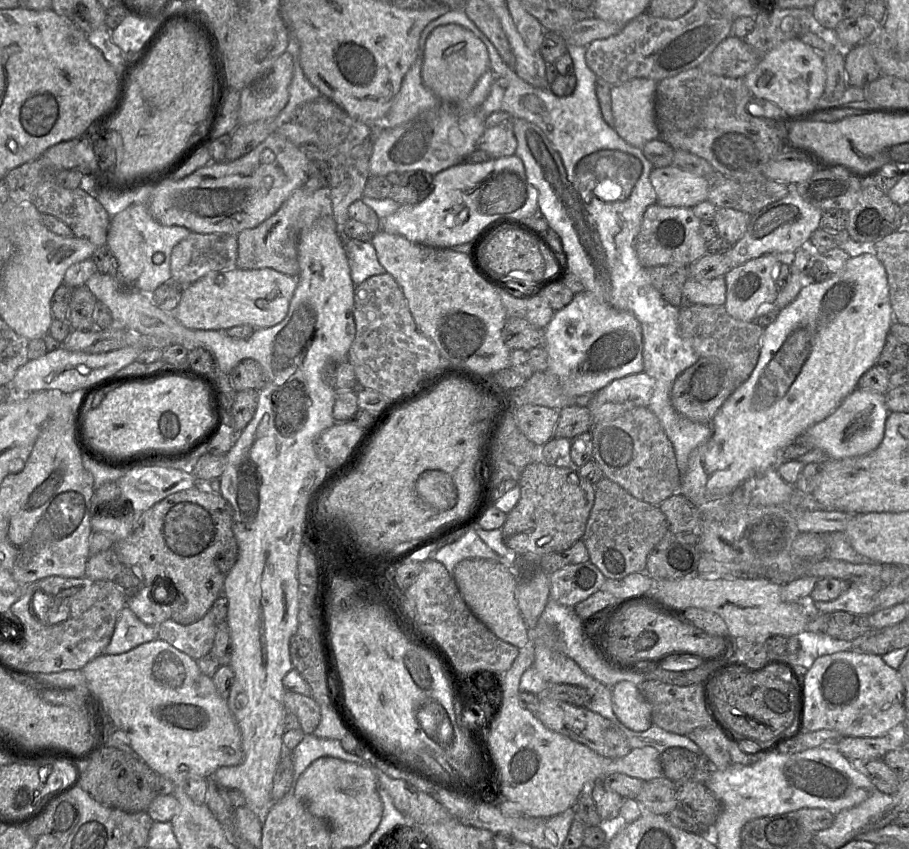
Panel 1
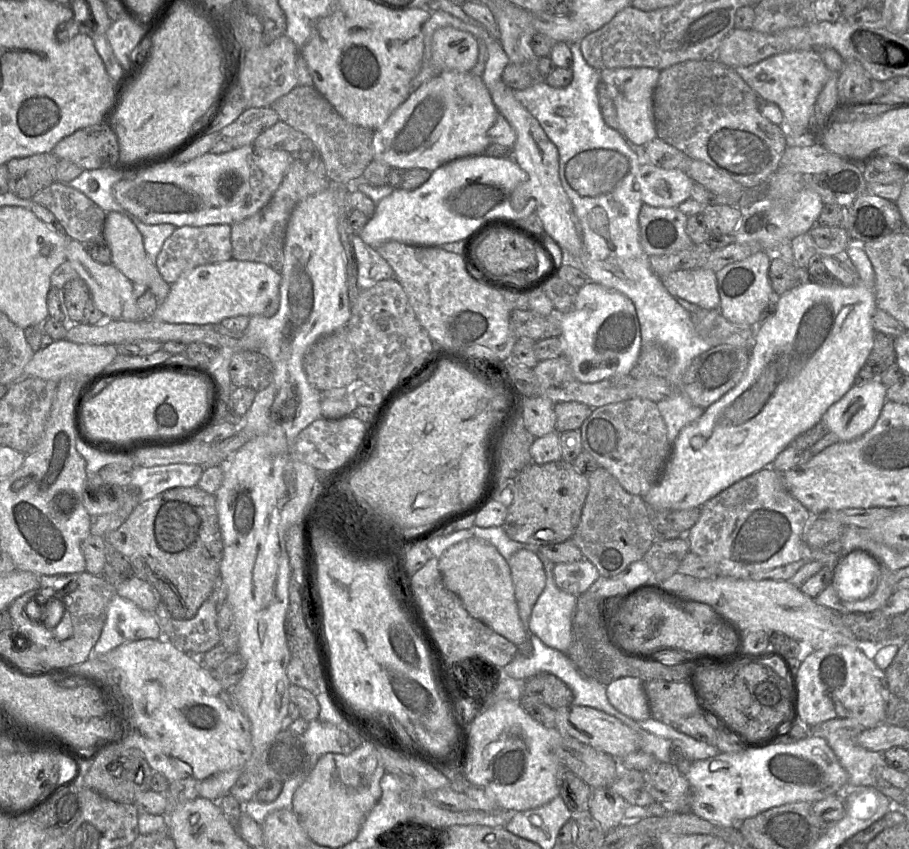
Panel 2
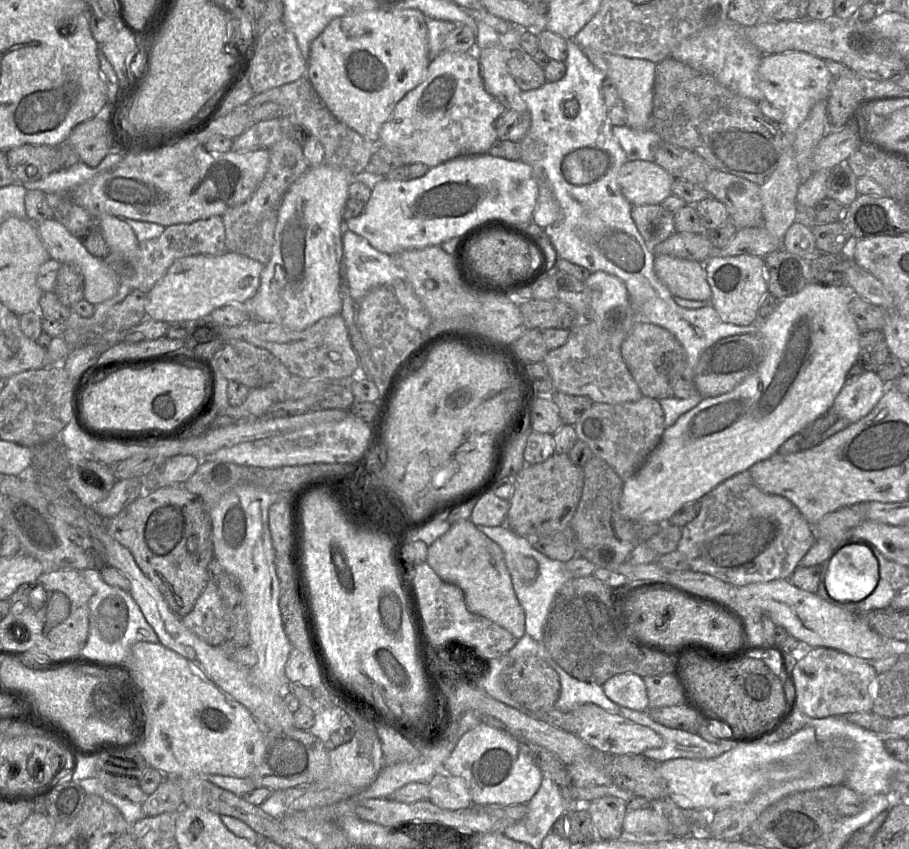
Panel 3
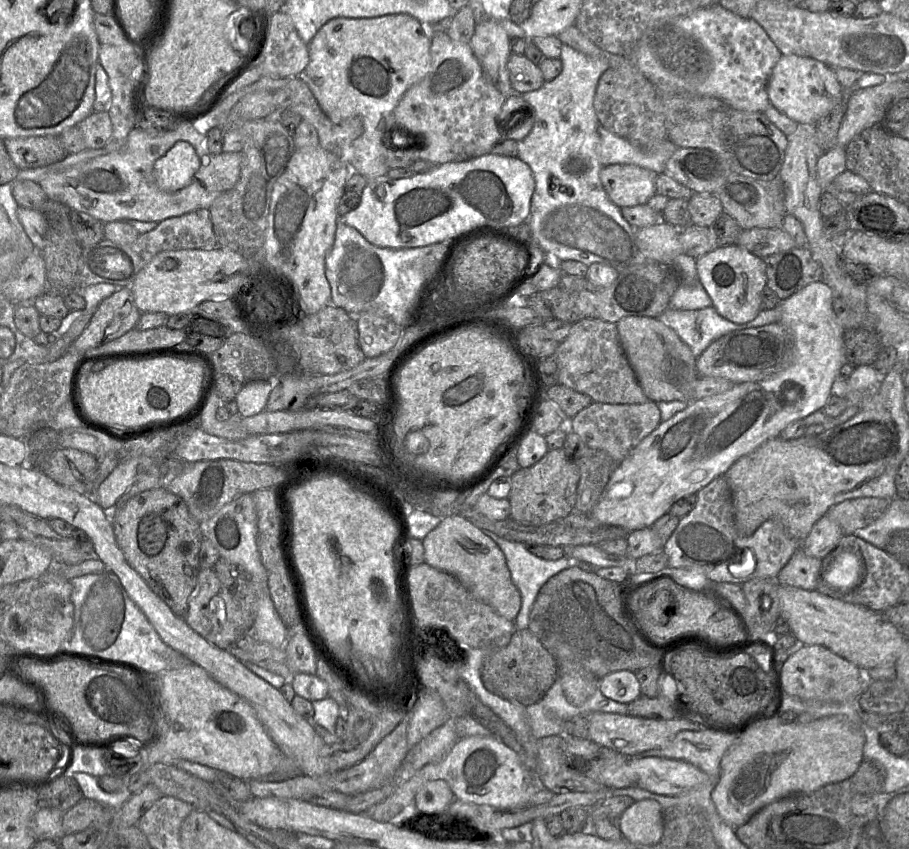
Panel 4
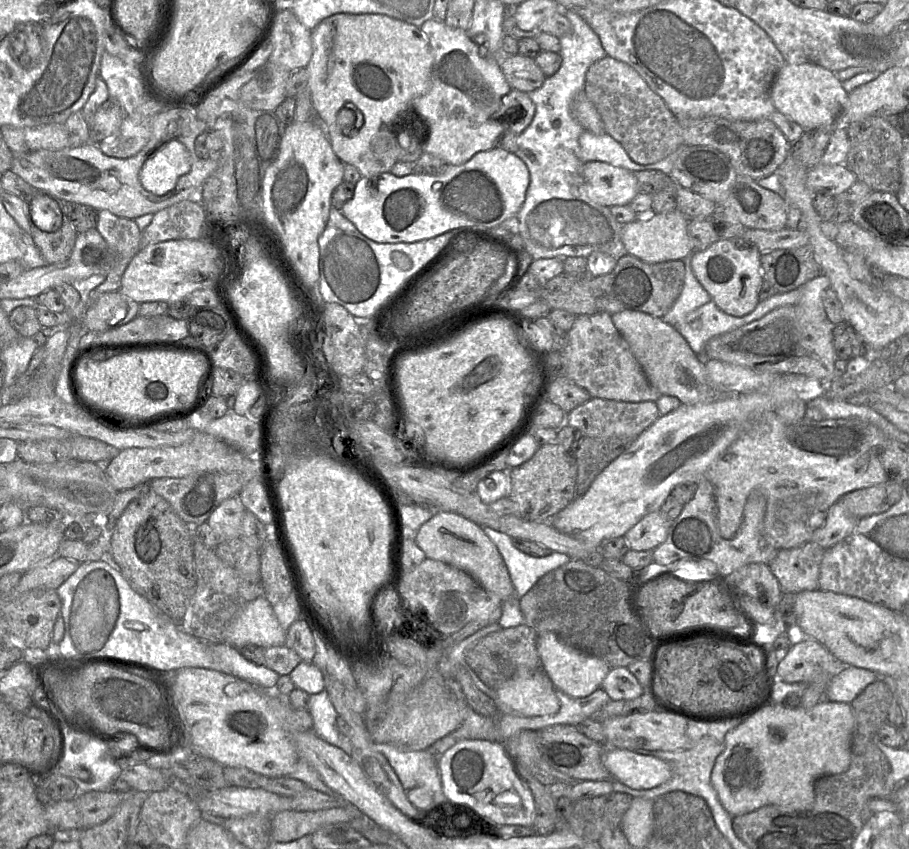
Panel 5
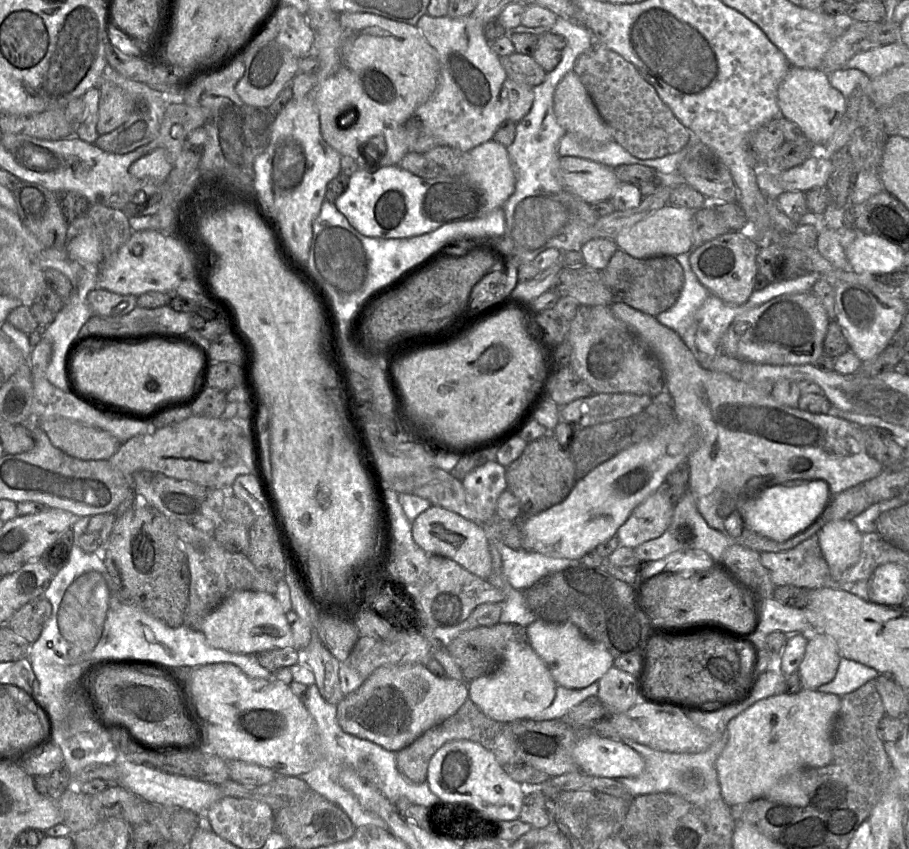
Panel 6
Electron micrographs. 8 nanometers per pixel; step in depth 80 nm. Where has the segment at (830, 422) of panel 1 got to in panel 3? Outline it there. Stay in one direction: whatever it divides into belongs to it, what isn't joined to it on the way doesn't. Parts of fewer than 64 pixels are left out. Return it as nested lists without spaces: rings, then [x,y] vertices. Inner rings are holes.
[[[866,370],[859,377],[849,377],[847,383],[837,395],[830,410],[838,416],[838,419],[847,419],[849,424],[857,422],[870,413],[883,396],[885,390],[886,383],[882,381],[878,373]]]

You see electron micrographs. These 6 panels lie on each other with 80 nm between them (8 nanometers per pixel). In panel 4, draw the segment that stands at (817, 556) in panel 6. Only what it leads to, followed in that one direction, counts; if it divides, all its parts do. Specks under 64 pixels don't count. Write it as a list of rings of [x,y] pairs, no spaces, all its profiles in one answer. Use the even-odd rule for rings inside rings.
[[[800,547],[777,576],[780,585],[817,590],[822,560],[807,556]]]

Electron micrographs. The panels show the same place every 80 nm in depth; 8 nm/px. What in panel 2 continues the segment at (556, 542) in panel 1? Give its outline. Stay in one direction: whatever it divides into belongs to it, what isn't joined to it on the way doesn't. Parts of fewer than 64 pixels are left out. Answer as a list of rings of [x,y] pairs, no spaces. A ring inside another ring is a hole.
[[[564,460],[530,463],[515,479],[515,497],[508,508],[503,528],[516,542],[536,547],[570,540],[575,533],[589,491],[588,478]]]

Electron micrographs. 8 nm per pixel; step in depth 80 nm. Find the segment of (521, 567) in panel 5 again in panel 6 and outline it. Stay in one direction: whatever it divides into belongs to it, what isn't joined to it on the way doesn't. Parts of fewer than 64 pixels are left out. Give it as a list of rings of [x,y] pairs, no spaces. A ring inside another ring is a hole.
[[[493,537],[490,543],[494,543],[500,552],[503,577],[512,587],[521,591],[530,588],[542,578],[542,575],[550,573],[552,568],[568,565],[570,560],[550,557],[525,549],[512,549]]]

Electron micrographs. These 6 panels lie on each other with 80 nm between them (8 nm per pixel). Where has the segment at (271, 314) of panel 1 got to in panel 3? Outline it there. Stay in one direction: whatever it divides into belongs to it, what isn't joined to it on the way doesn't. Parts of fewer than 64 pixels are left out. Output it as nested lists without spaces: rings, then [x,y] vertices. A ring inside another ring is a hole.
[[[227,251],[222,255],[179,258],[147,292],[147,317],[166,323],[197,320],[228,304],[245,304],[258,291],[264,265],[247,256]]]

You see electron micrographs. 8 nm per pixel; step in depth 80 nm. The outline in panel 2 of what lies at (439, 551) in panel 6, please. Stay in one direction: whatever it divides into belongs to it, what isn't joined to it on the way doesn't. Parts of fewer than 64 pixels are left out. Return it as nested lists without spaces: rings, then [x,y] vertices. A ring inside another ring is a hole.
[[[477,537],[461,541],[442,554],[438,566],[445,587],[460,598],[473,618],[516,646],[526,640],[527,631],[518,614],[511,569],[493,545]]]

